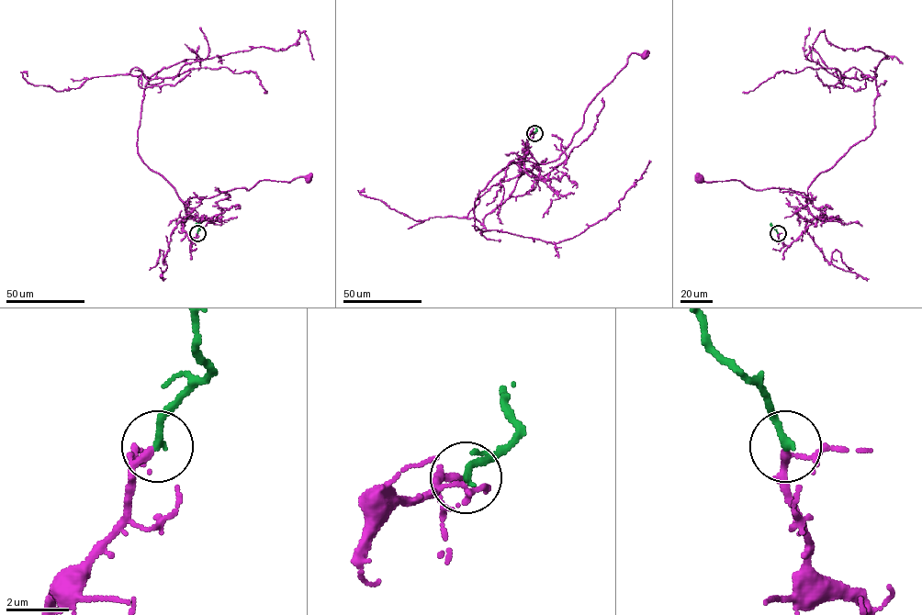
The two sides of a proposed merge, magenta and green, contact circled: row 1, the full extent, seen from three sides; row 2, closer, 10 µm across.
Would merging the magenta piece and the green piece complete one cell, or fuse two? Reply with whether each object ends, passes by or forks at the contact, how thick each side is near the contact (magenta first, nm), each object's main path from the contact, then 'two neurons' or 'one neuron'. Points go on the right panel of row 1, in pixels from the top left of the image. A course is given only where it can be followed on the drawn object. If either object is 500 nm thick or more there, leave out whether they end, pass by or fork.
magenta passes by; green ends there; 170 nm thick on the magenta side, 240 nm on the other; magenta runs (777, 233), (789, 245), (817, 221), (803, 192), (753, 190), (738, 180), (700, 178); green runs (777, 233), (771, 222); one neuron

